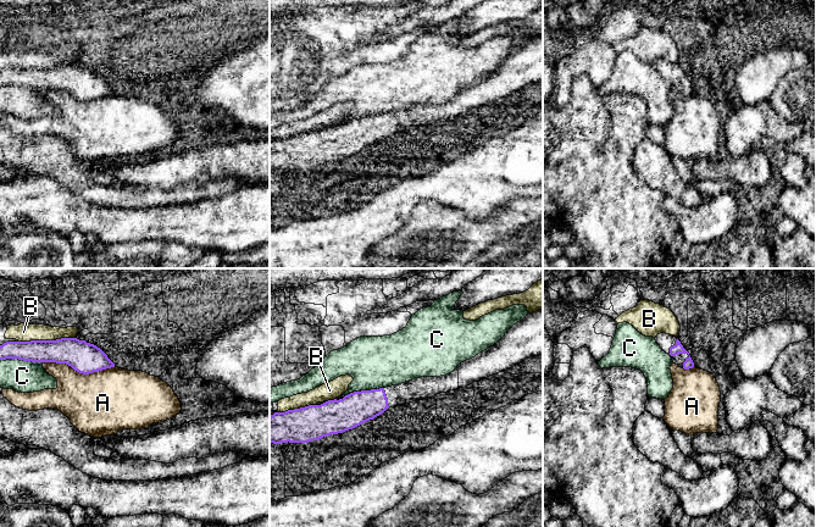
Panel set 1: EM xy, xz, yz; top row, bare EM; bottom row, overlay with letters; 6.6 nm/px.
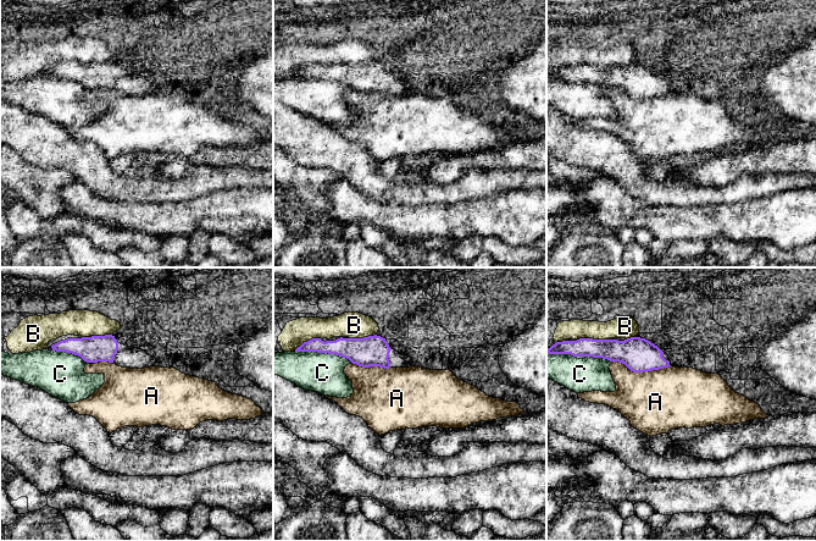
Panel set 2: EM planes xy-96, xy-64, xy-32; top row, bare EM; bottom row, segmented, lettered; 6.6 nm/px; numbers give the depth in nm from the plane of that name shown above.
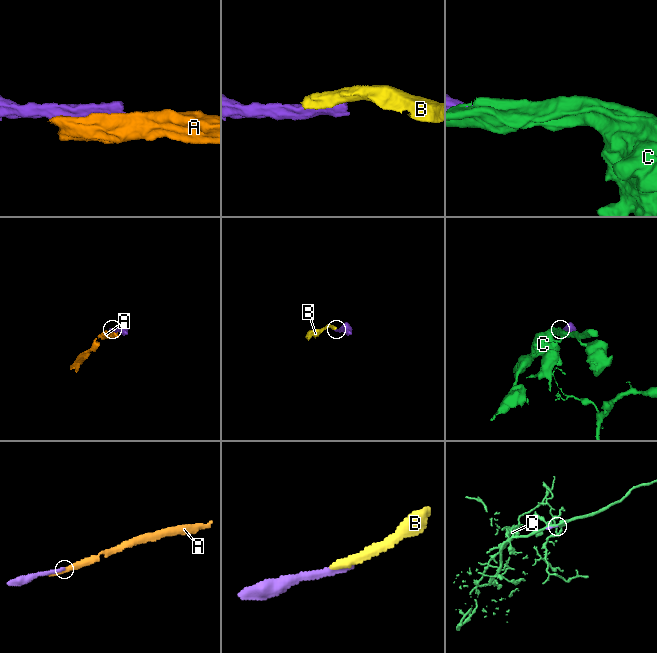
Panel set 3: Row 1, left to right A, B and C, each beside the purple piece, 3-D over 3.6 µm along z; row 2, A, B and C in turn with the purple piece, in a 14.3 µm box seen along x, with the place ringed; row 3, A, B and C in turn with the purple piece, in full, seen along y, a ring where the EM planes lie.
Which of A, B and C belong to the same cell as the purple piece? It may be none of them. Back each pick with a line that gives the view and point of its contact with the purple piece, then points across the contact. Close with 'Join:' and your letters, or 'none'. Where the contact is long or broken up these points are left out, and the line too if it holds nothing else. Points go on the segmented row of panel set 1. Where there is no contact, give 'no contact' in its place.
Join: none

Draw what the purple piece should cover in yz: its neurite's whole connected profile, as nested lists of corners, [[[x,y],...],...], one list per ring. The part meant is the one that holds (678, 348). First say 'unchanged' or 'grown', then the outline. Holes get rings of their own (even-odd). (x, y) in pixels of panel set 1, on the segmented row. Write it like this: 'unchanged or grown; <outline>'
grown; [[[660,333],[655,337],[655,340],[660,348],[672,357],[673,364],[684,370],[694,367],[694,362],[689,353],[683,348],[677,337]]]

